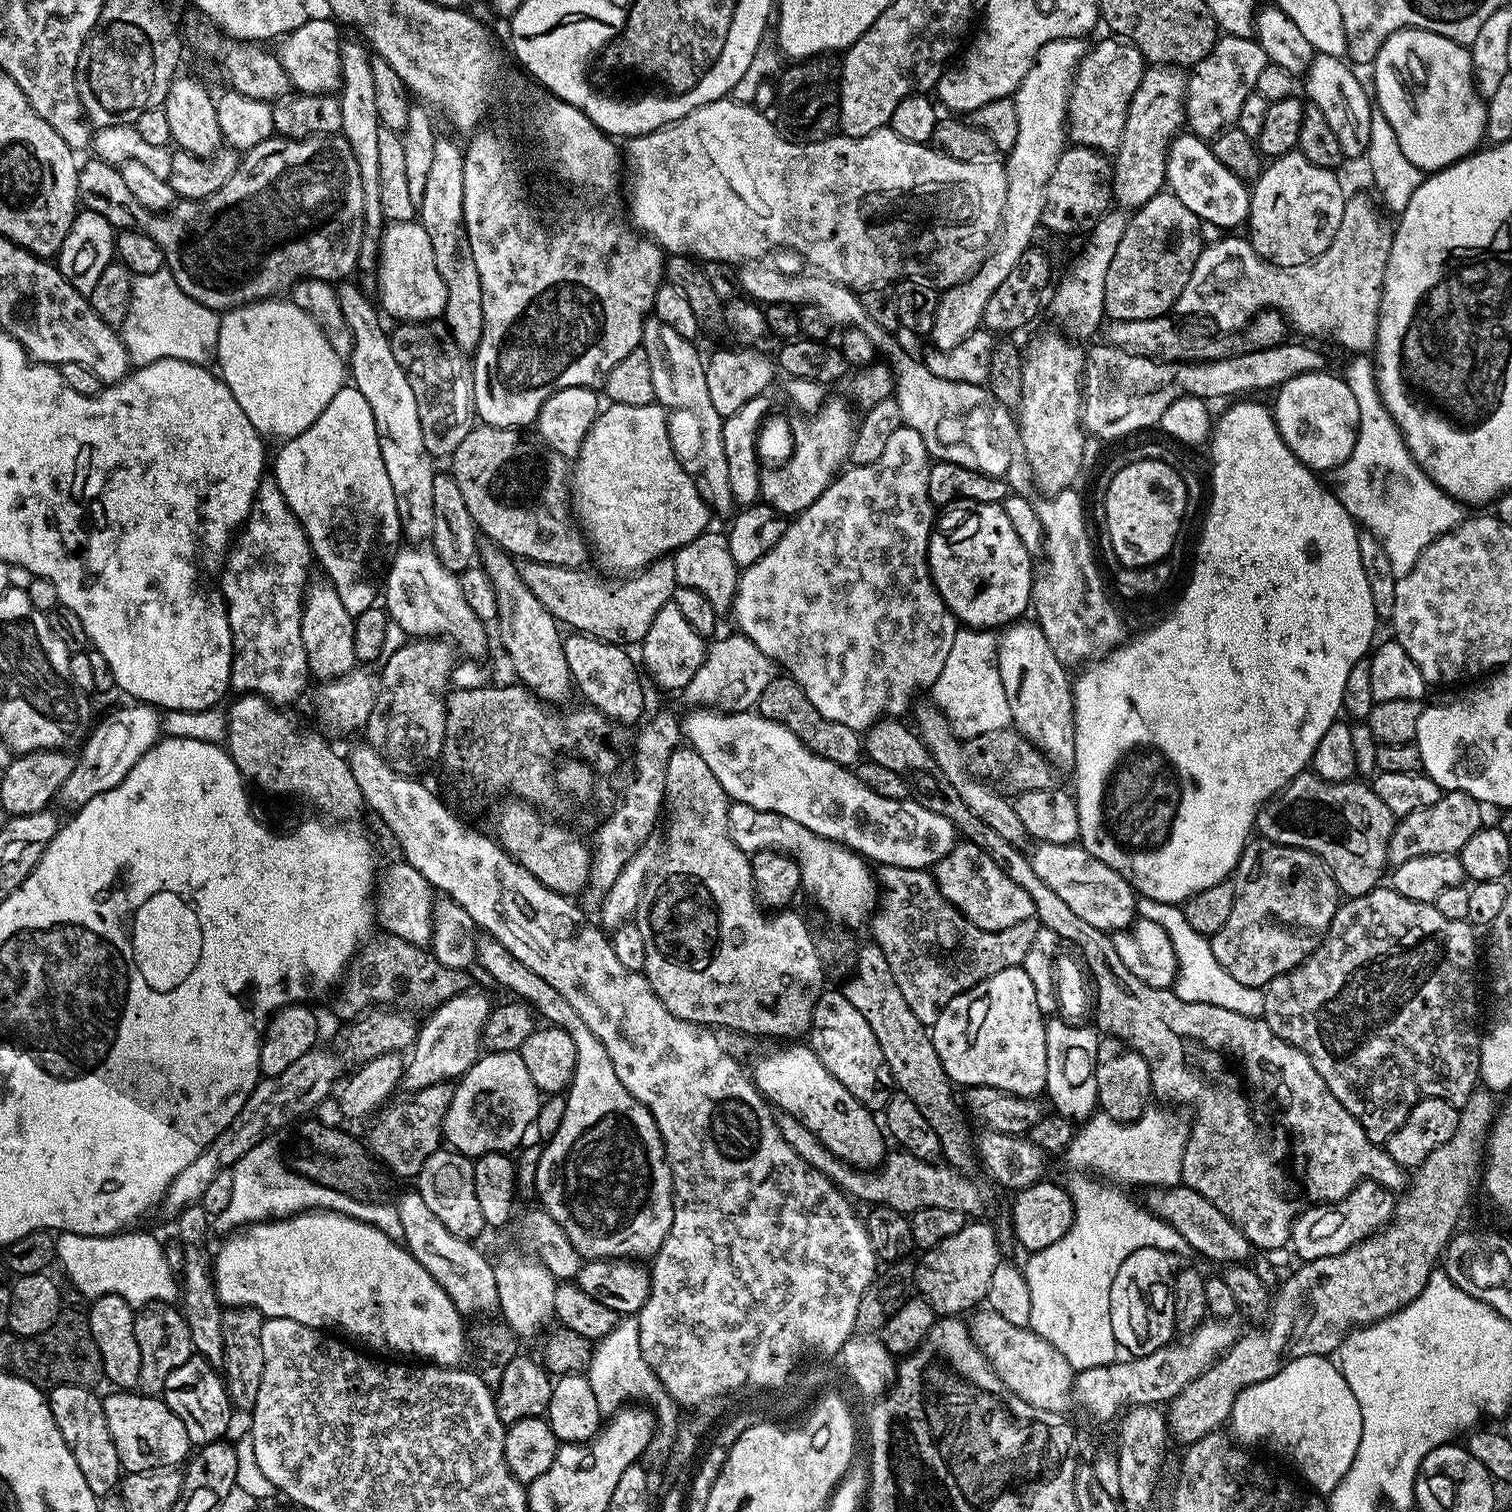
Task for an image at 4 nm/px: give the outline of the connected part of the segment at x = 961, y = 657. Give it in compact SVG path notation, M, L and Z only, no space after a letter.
M961 627L954 634L954 643L946 657L946 666L942 666L942 674L938 674L932 683L931 703L940 707L952 729L961 738L1001 732L1012 724L1010 702L1006 702L1006 690L1002 690L1002 678L996 661L997 643L995 631Z

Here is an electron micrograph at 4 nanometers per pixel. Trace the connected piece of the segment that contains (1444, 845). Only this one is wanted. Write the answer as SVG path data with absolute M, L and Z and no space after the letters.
M1444 792L1434 802L1434 806L1426 806L1426 810L1414 810L1414 814L1399 817L1396 828L1388 843L1388 863L1395 866L1422 854L1459 854L1462 846L1466 846L1470 834L1482 827L1480 820L1482 805L1465 792Z

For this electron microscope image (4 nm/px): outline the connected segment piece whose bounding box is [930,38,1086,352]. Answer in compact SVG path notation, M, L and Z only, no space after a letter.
M1058 38L1054 42L1046 42L1046 46L1038 50L1030 70L1026 70L1022 82L1016 87L1014 99L1018 110L1018 139L1006 153L1004 160L1007 198L1000 213L998 239L994 250L989 251L984 263L967 280L960 281L953 288L943 289L930 333L930 340L936 343L933 345L941 352L958 346L958 342L962 342L983 325L990 294L994 294L994 290L1002 286L1022 254L1033 247L1036 227L1041 227L1044 218L1046 186L1066 147L1068 95L1072 89L1072 79L1076 77L1076 67L1082 62L1086 51L1084 43L1083 39L1074 38Z

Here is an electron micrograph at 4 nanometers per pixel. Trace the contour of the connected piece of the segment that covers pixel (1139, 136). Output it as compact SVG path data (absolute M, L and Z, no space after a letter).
M1154 64L1145 67L1142 82L1138 82L1138 90L1134 90L1134 98L1130 98L1128 103L1126 130L1122 130L1122 142L1112 160L1112 199L1121 209L1138 209L1150 202L1150 198L1157 196L1165 187L1168 147L1171 146L1172 139L1180 135L1186 124L1184 99L1187 85L1187 75L1175 64Z

